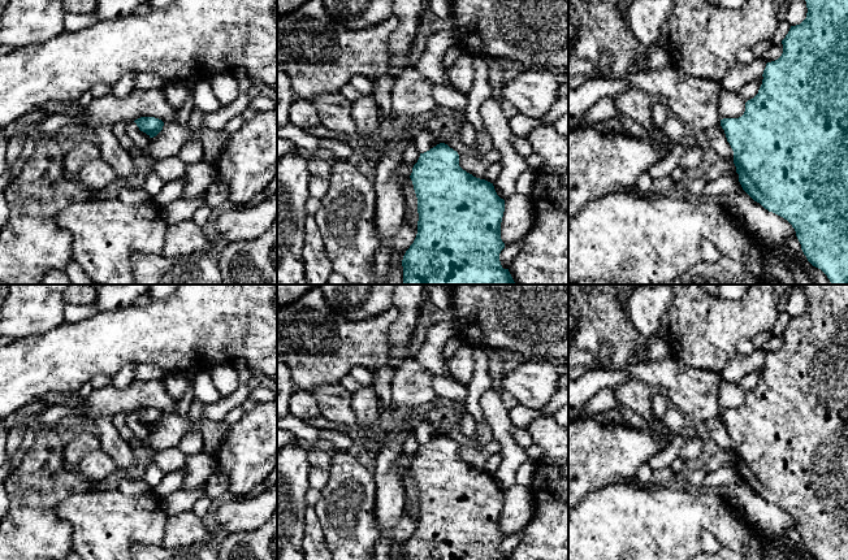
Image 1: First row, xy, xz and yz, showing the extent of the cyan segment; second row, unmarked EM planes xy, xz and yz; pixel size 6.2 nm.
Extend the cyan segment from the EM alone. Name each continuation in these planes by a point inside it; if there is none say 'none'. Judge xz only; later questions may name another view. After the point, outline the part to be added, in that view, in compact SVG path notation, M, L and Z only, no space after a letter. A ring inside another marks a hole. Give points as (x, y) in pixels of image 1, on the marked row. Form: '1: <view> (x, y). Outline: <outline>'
none

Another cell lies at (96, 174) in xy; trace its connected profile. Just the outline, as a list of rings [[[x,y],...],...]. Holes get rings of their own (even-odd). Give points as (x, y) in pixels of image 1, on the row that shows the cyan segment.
[[[99,157],[87,162],[75,179],[87,188],[100,192],[116,179],[116,173],[109,164]]]

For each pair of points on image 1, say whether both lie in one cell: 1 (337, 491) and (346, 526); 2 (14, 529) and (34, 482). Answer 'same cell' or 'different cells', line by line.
1: same cell
2: same cell

